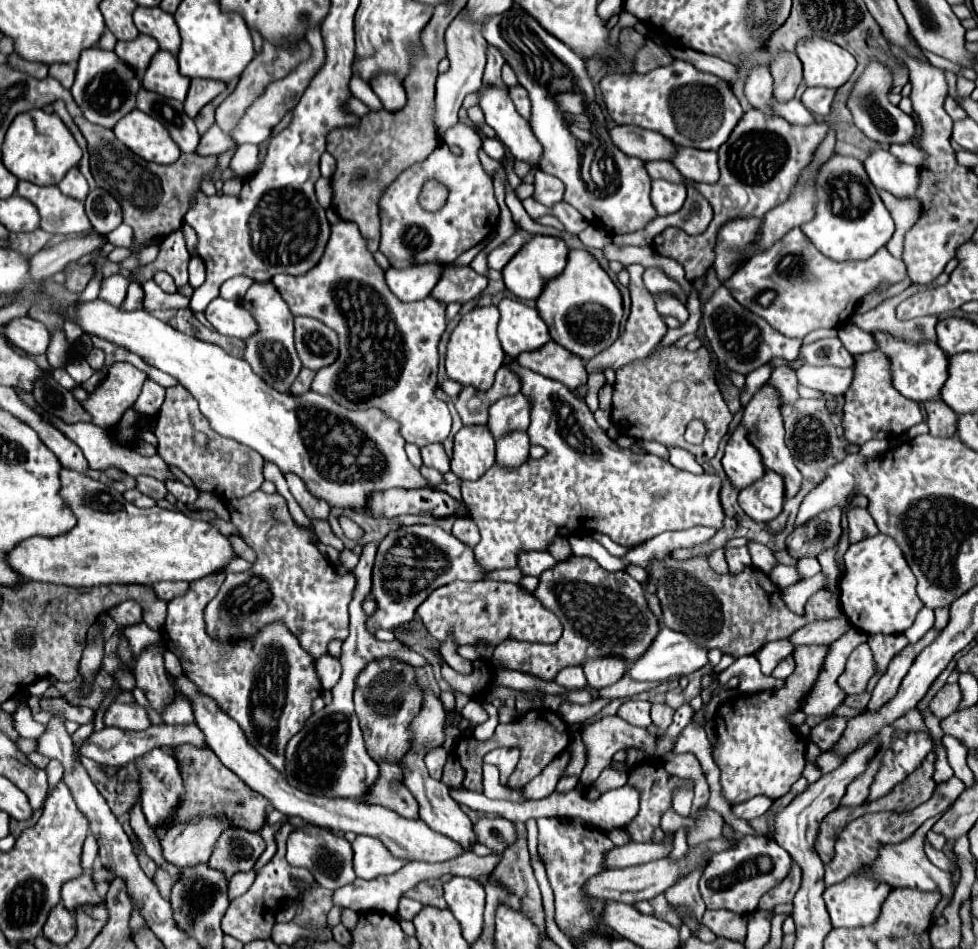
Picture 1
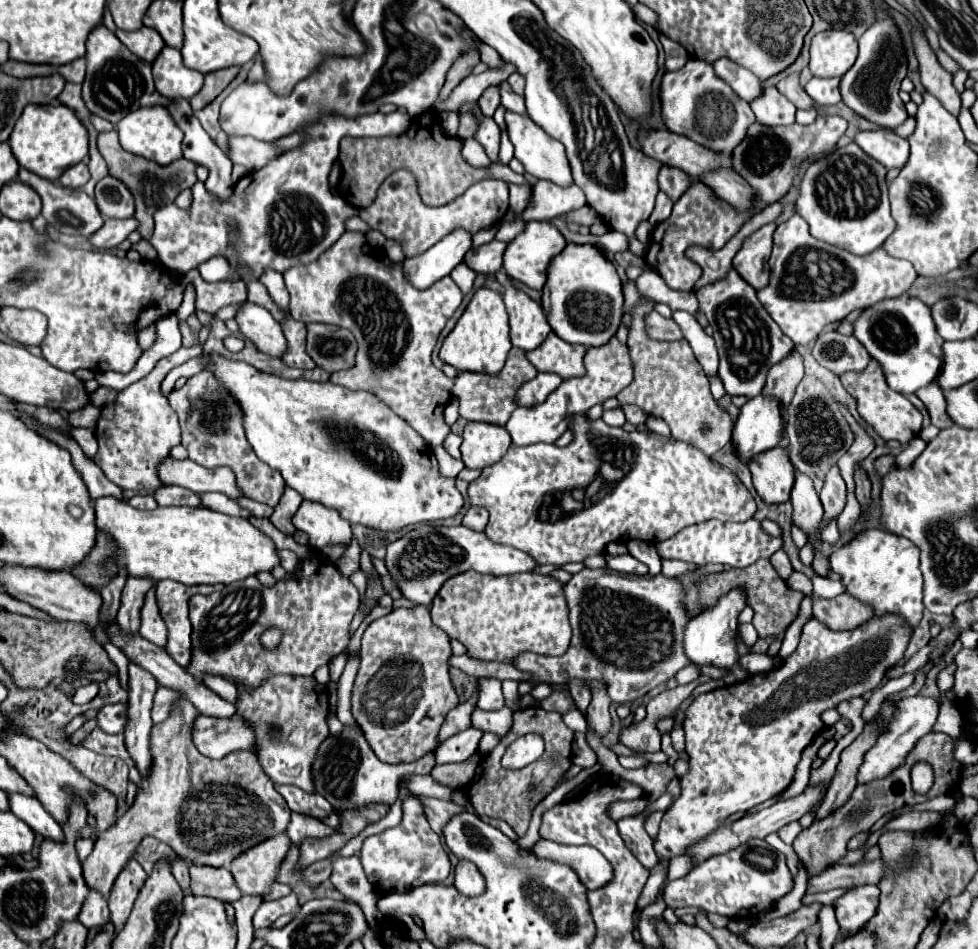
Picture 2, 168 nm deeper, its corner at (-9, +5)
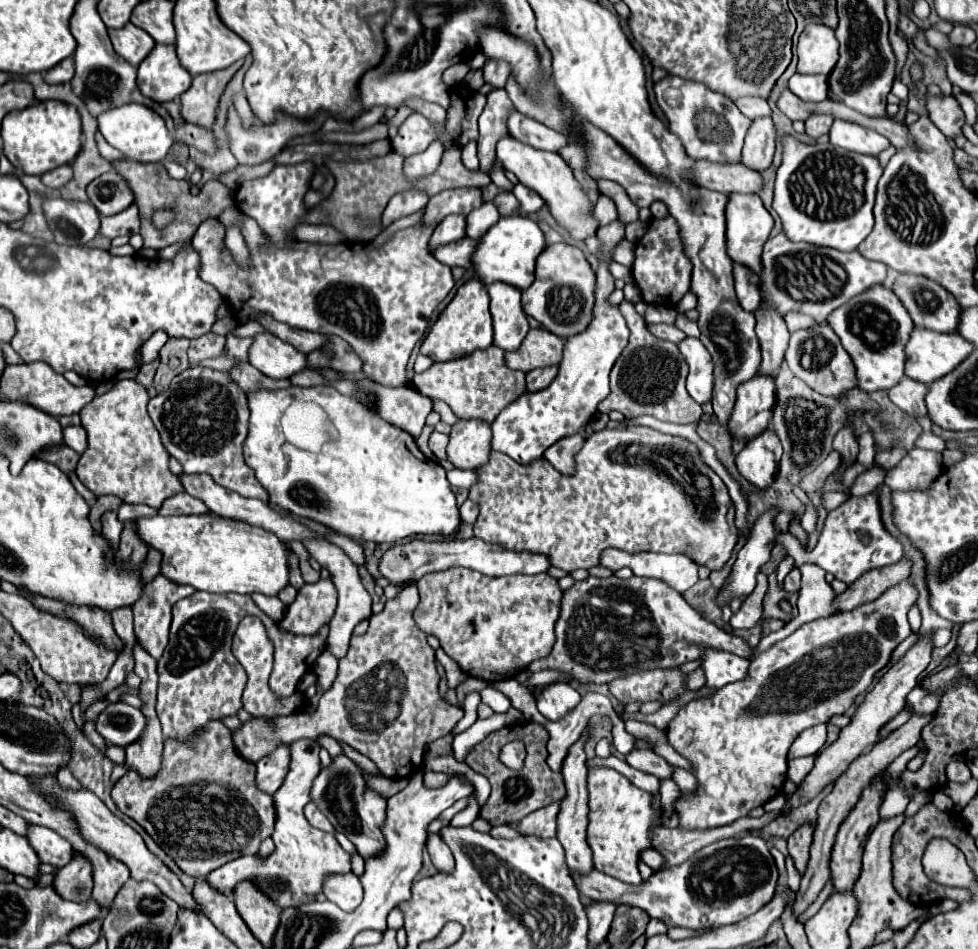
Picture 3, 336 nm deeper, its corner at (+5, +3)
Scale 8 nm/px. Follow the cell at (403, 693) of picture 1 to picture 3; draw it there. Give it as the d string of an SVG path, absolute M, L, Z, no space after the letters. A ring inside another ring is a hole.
M408 585L398 597L386 601L382 613L370 617L368 631L350 639L350 649L340 659L338 675L320 697L320 705L312 715L300 711L276 719L252 719L232 735L236 751L256 763L280 743L330 735L338 743L346 743L366 755L384 777L406 779L422 769L426 747L448 735L464 711L448 705L438 695L440 677L434 649L412 619L418 599L416 585Z

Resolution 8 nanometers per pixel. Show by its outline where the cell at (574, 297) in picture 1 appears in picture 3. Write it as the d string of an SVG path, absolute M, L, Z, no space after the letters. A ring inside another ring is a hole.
M568 243L548 245L536 259L534 283L522 291L522 307L530 317L542 323L544 329L558 337L570 337L584 331L592 319L594 285L596 275L592 273L590 263L578 247Z

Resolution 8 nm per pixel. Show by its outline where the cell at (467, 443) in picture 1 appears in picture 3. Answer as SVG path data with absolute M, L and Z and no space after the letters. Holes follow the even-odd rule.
M460 419L452 425L448 459L456 469L478 469L490 457L490 425L486 421Z

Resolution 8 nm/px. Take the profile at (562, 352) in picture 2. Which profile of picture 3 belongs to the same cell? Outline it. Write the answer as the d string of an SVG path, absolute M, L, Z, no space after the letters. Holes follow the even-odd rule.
M530 329L520 349L506 353L506 365L510 369L518 369L524 373L536 367L558 365L562 361L562 349L564 349L562 337L546 329Z

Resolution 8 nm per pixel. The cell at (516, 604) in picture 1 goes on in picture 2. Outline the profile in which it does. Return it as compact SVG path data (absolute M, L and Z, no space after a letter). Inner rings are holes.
M476 571L460 573L438 591L432 603L432 621L442 631L448 633L450 639L460 641L468 647L468 655L484 661L502 661L510 663L518 653L532 651L540 655L562 655L566 653L572 637L572 627L568 621L568 605L564 605L562 583L550 575L536 573L516 573L516 575L480 575Z

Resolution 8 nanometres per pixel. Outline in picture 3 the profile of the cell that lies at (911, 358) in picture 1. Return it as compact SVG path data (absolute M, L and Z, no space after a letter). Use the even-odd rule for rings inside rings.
M872 285L866 293L852 297L828 317L830 327L840 337L844 349L852 357L858 375L858 387L864 391L890 389L904 377L904 347L914 329L914 323L898 301L898 297L884 285Z

